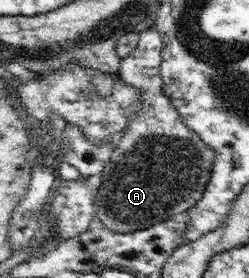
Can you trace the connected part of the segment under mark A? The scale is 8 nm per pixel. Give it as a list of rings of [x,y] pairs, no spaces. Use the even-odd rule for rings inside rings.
[[[155,24],[138,34],[139,39],[135,49],[131,50],[131,57],[124,57],[120,61],[118,71],[123,84],[135,88],[141,94],[138,99],[138,108],[128,119],[124,134],[117,139],[112,156],[103,168],[94,196],[95,218],[113,233],[141,231],[141,229],[153,227],[186,213],[203,197],[207,183],[211,179],[211,169],[215,161],[215,150],[212,150],[197,132],[191,130],[183,122],[181,114],[163,92],[163,80],[160,76],[163,44],[161,34],[156,30]]]

